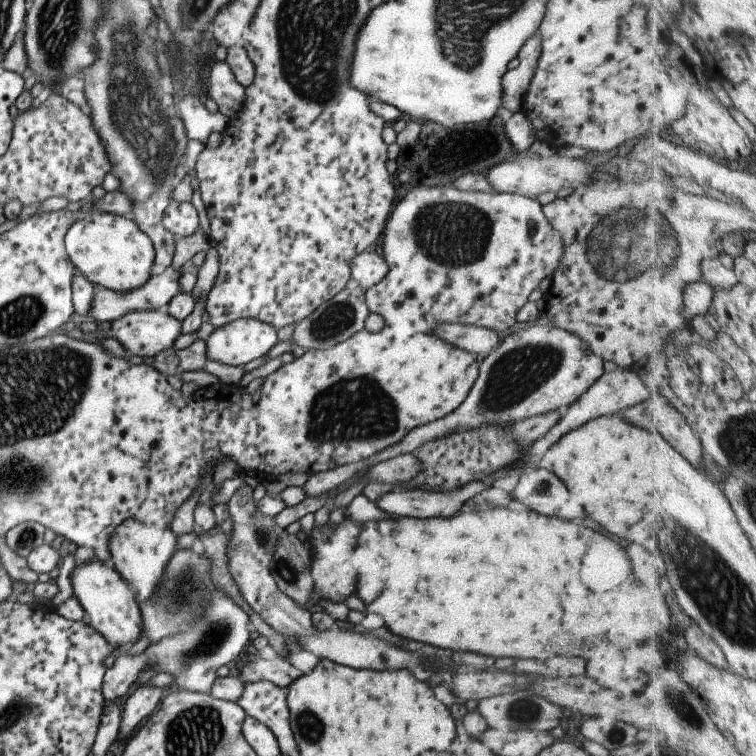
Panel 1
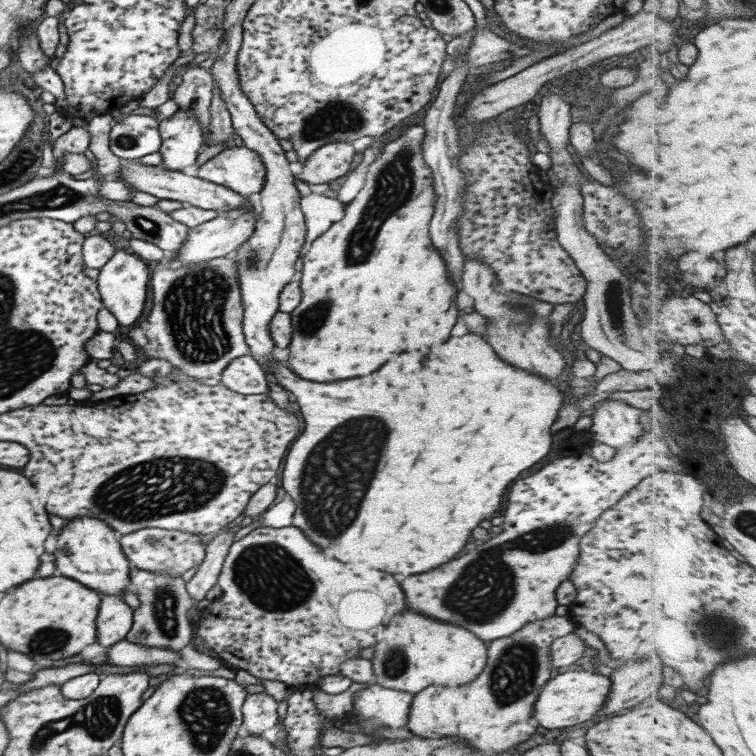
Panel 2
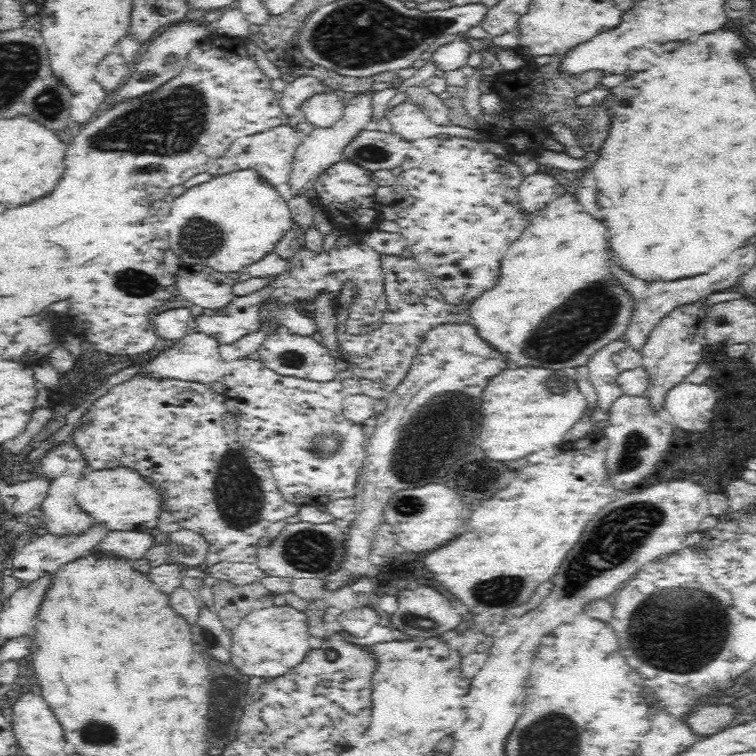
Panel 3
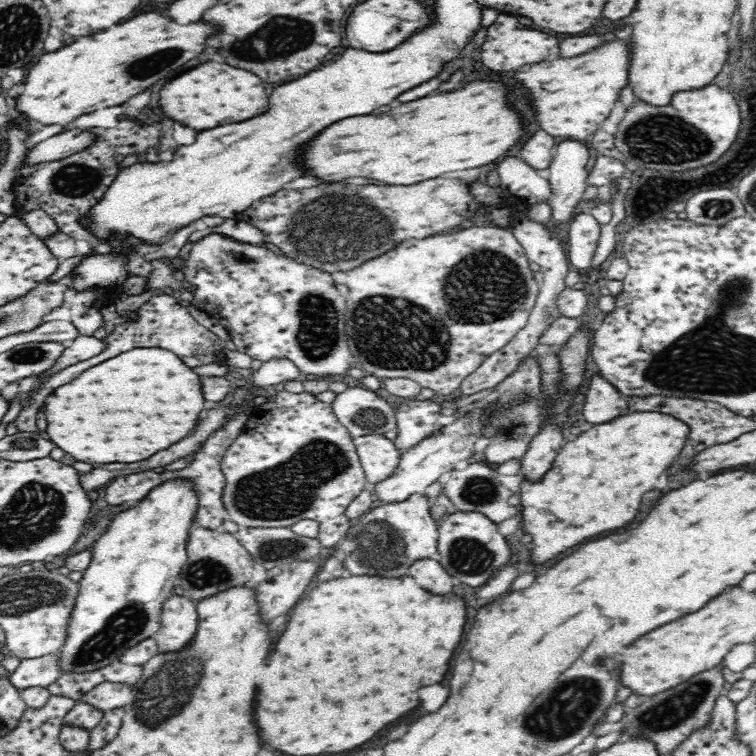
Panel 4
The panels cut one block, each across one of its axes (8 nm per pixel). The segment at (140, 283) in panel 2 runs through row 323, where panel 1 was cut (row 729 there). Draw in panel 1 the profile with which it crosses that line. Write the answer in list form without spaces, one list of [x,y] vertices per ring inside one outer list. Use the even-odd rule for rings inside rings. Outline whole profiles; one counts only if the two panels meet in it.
[[[143,684],[123,699],[118,732],[124,741],[158,708],[161,689]]]

